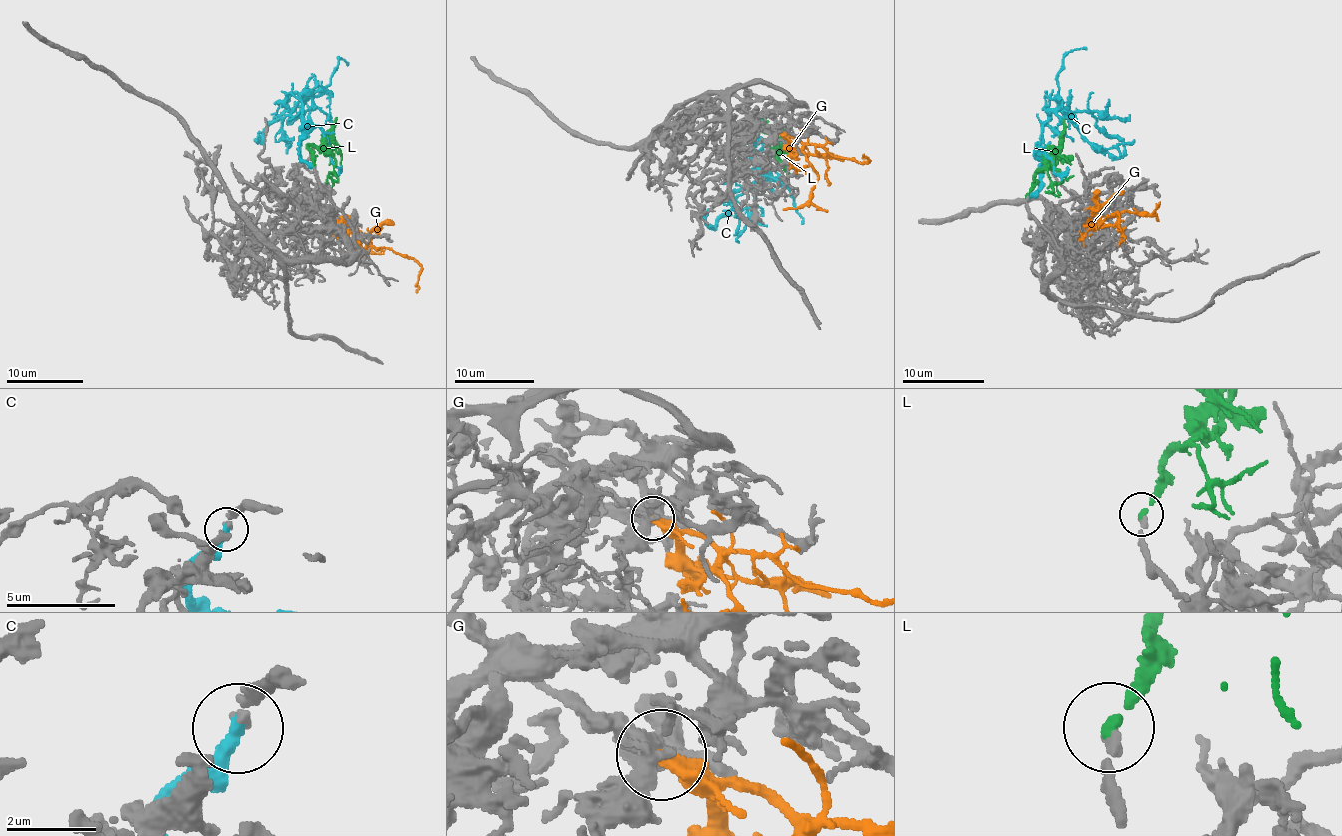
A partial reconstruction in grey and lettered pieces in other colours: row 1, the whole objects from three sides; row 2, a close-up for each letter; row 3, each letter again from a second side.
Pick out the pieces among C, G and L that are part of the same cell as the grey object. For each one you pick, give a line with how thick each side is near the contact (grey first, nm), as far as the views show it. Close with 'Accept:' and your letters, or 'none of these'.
C: 180 nm thick on the grey side, 400 nm on the other
G: 400 nm thick on the grey side, 550 nm on the other
Accept: C, G

